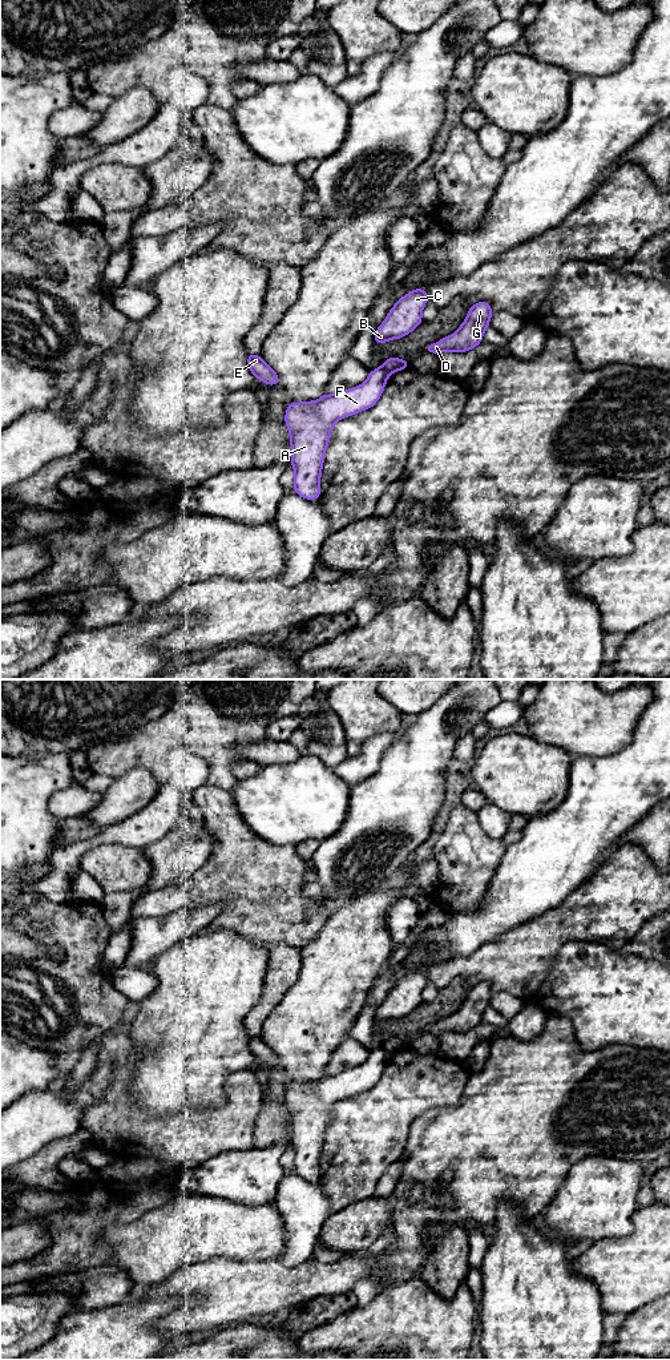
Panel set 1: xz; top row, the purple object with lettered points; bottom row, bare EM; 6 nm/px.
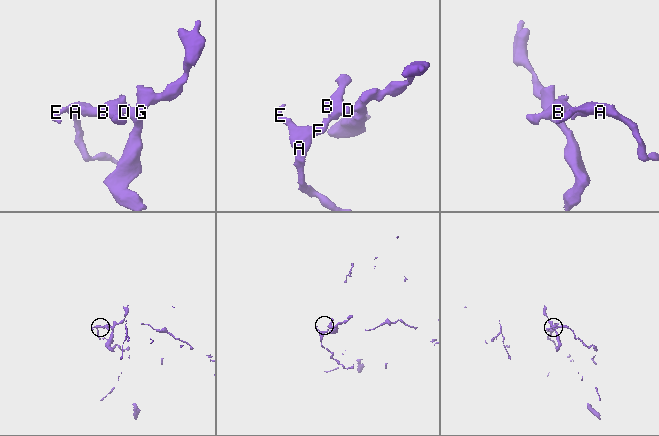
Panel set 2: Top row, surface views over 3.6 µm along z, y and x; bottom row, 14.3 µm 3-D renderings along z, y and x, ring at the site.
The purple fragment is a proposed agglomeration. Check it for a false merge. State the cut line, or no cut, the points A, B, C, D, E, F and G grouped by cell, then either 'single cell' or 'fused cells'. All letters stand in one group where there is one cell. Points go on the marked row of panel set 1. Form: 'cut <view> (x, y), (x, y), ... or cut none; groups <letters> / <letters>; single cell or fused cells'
cut xz (382, 366), (390, 372); groups A E F / B C D G; fused cells

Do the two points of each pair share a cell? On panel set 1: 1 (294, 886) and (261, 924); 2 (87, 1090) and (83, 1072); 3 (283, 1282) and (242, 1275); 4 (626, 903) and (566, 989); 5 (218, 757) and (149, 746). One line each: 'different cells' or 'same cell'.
1: same cell
2: different cells
3: same cell
4: different cells
5: same cell

